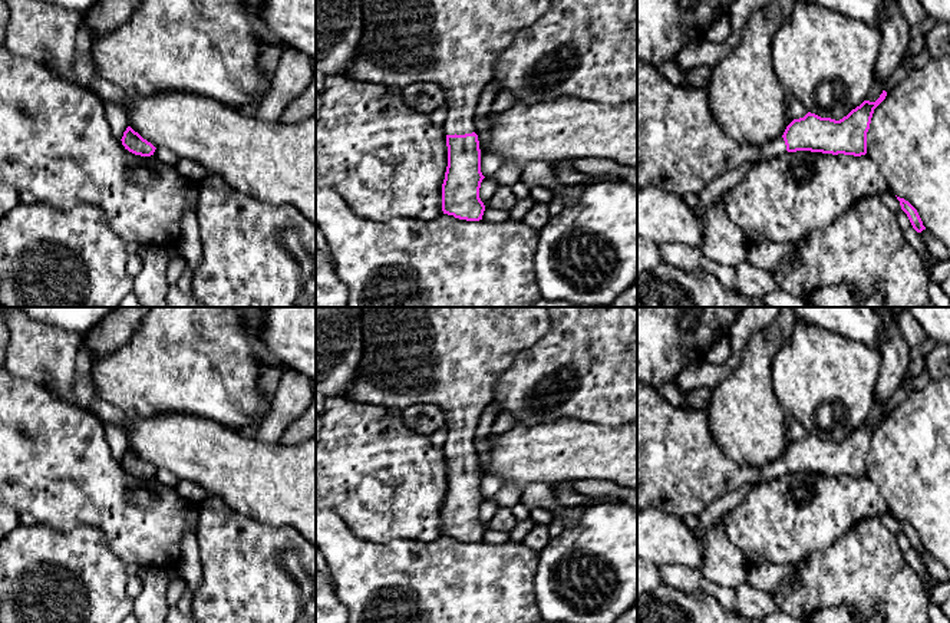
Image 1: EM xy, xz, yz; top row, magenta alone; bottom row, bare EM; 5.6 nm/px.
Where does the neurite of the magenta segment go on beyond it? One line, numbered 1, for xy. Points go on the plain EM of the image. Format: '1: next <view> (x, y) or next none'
1: next none

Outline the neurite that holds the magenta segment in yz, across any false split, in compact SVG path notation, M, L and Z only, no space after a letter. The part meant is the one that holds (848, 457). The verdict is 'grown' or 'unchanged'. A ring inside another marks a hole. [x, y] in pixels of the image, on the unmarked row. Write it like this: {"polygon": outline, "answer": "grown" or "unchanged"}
{"polygon": "M637 382L637 511L656 508L663 514L683 518L700 515L715 500L730 494L749 482L765 482L784 474L811 472L822 475L844 475L861 478L867 475L867 454L874 431L885 421L883 412L875 423L864 422L840 442L821 439L808 434L804 439L794 441L782 458L765 462L759 467L745 467L729 459L716 445L709 431L706 412L672 406L650 383Z", "answer": "grown"}

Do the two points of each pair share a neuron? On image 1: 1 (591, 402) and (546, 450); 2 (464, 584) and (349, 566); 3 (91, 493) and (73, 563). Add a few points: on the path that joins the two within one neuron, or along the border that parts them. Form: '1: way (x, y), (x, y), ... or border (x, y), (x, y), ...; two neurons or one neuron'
1: border (543, 422), (579, 418), (609, 425); two neurons
2: way (435, 584), (378, 582); one neuron
3: border (48, 526), (56, 530), (95, 526), (109, 546); two neurons

